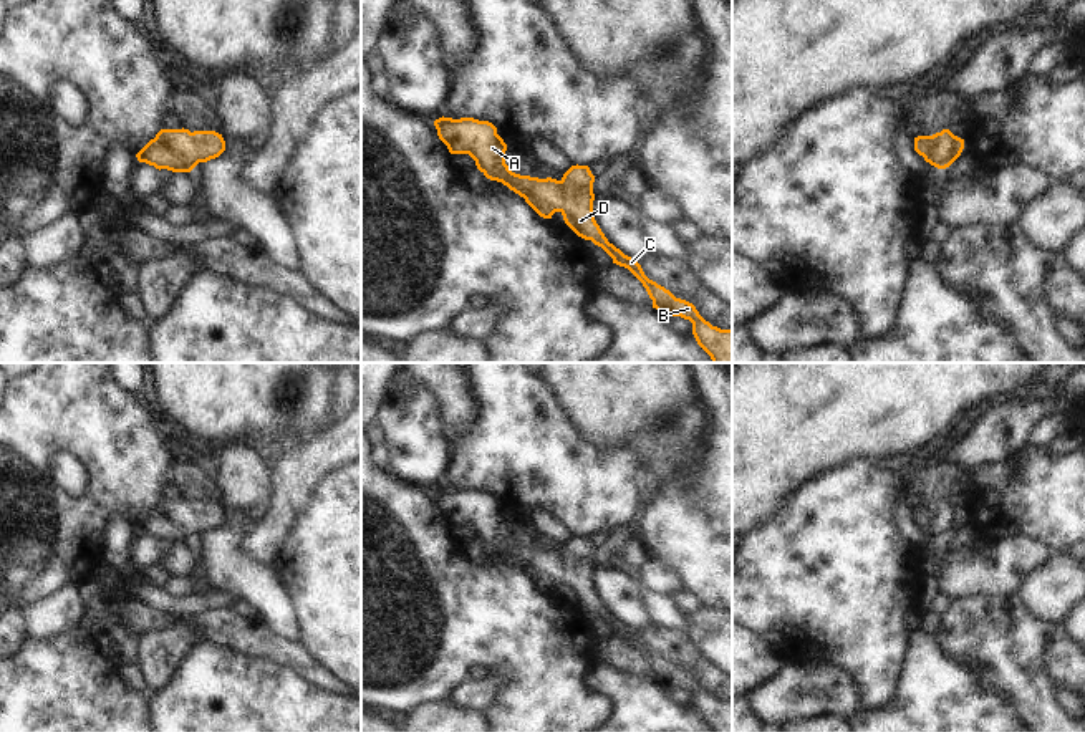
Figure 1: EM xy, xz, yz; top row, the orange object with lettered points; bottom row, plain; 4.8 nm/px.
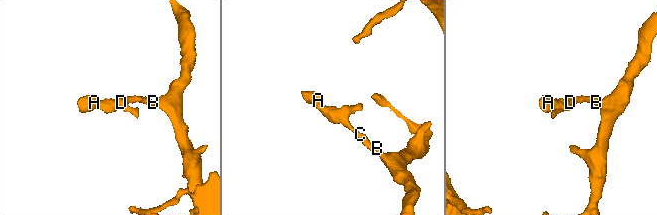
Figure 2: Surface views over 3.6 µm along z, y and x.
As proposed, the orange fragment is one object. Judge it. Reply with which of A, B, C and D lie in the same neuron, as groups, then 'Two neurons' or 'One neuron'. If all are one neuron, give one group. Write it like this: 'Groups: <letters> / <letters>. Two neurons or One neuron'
Groups: A B C D. One neuron

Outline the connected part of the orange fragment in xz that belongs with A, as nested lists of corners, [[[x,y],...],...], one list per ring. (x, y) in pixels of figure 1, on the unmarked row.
[[[439,489],[434,492],[439,510],[451,525],[469,525],[477,540],[490,551],[502,553],[543,590],[555,583],[563,586],[565,595],[581,609],[601,618],[613,634],[628,639],[646,659],[653,679],[666,689],[681,687],[692,694],[692,706],[697,715],[712,732],[732,732],[732,701],[721,701],[706,692],[696,677],[676,669],[669,661],[649,651],[638,631],[624,626],[608,613],[593,588],[593,553],[595,547],[588,537],[571,537],[560,551],[547,548],[520,547],[505,535],[507,515],[489,492],[474,489]]]

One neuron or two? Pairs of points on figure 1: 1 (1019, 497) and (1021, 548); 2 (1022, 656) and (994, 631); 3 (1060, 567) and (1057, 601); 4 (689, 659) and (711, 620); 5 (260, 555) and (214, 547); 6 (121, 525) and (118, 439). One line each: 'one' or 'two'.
1: two
2: one
3: one
4: two
5: two
6: two

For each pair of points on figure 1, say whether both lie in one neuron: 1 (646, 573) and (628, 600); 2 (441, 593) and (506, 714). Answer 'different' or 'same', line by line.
1: different
2: same

